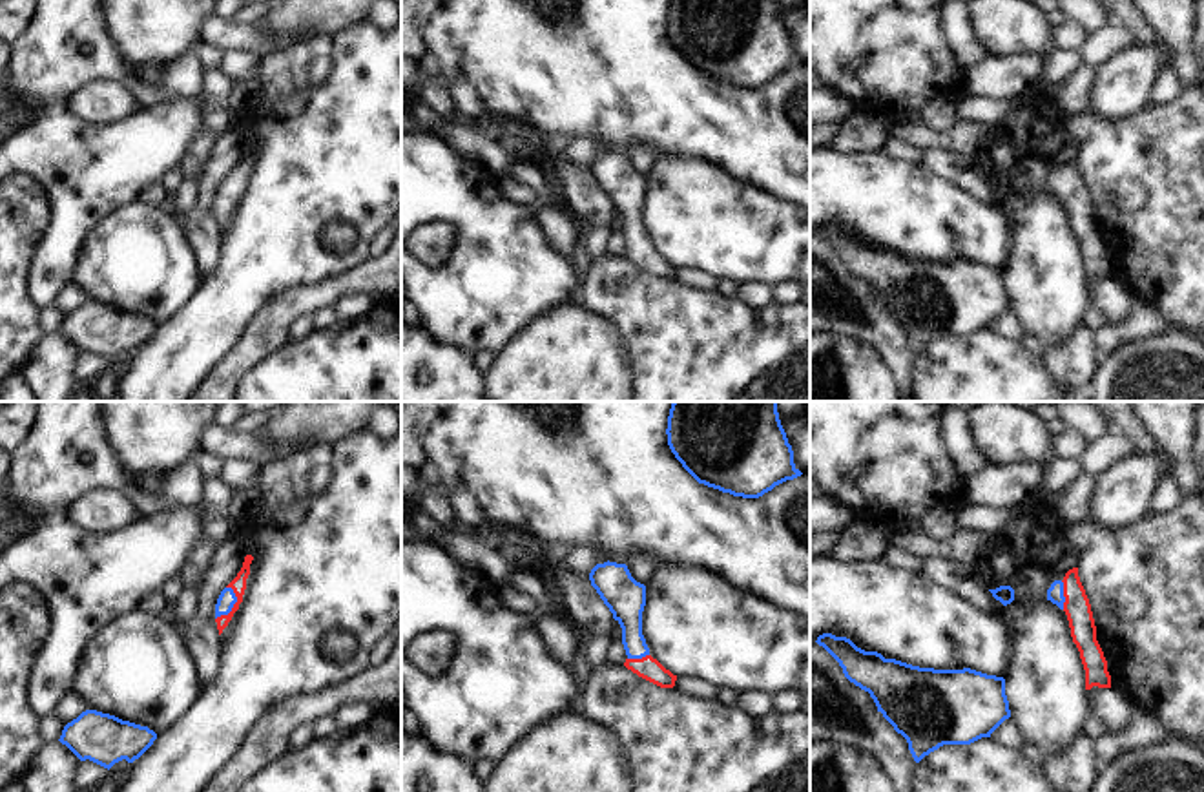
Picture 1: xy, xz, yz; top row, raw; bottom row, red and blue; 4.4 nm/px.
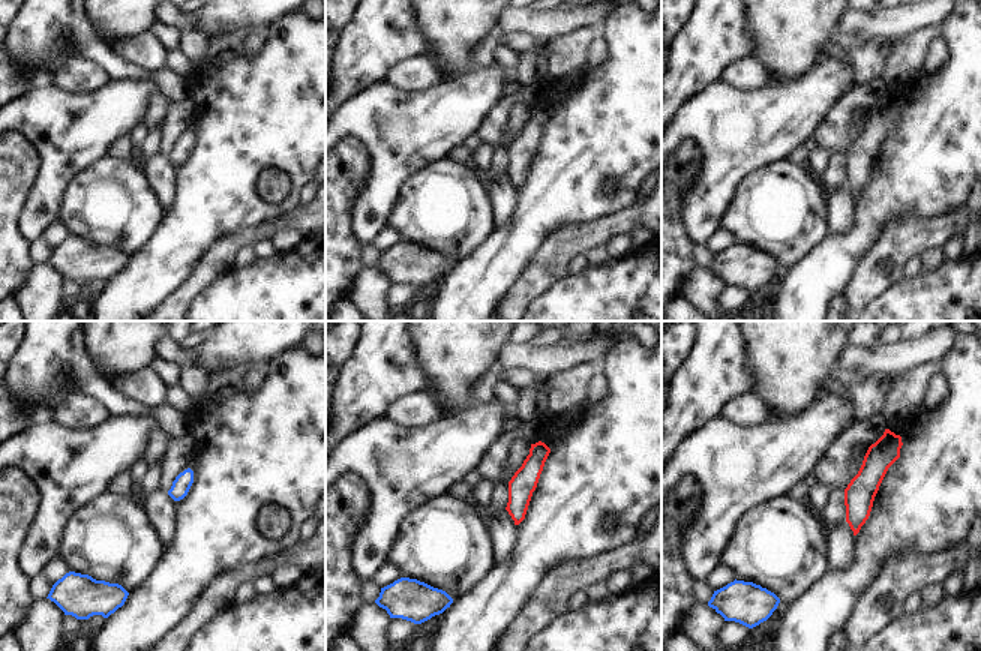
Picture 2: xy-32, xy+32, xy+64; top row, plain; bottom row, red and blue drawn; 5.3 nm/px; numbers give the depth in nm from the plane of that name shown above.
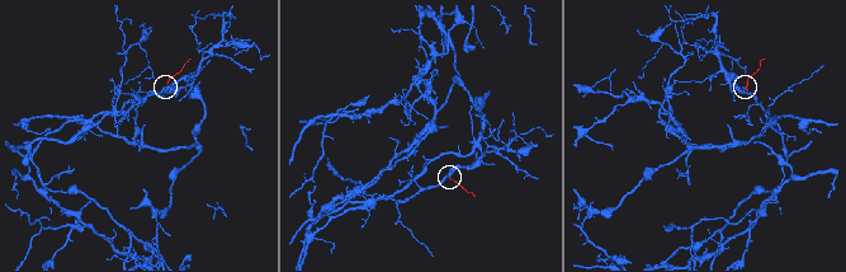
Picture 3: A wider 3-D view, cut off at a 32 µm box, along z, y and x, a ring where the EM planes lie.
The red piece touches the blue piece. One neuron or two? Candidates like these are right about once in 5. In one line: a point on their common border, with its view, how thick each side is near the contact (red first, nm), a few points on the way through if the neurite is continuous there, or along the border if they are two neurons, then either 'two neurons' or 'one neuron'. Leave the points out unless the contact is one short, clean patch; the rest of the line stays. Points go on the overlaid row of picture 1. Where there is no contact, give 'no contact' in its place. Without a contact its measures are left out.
contact xy (234, 606); calibres 70 and 80 nm; way xy (238, 584), (234, 606), (227, 599); one neuron

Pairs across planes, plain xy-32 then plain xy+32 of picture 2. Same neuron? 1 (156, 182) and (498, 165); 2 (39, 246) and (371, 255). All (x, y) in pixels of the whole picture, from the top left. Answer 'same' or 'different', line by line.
1: different
2: same

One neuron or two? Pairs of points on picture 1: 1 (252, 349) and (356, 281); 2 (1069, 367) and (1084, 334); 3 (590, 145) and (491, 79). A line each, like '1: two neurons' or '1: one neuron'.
1: one neuron
2: one neuron
3: two neurons

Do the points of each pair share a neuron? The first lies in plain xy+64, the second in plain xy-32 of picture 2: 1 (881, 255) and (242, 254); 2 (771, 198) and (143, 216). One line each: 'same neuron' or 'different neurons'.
1: different neurons
2: same neuron

